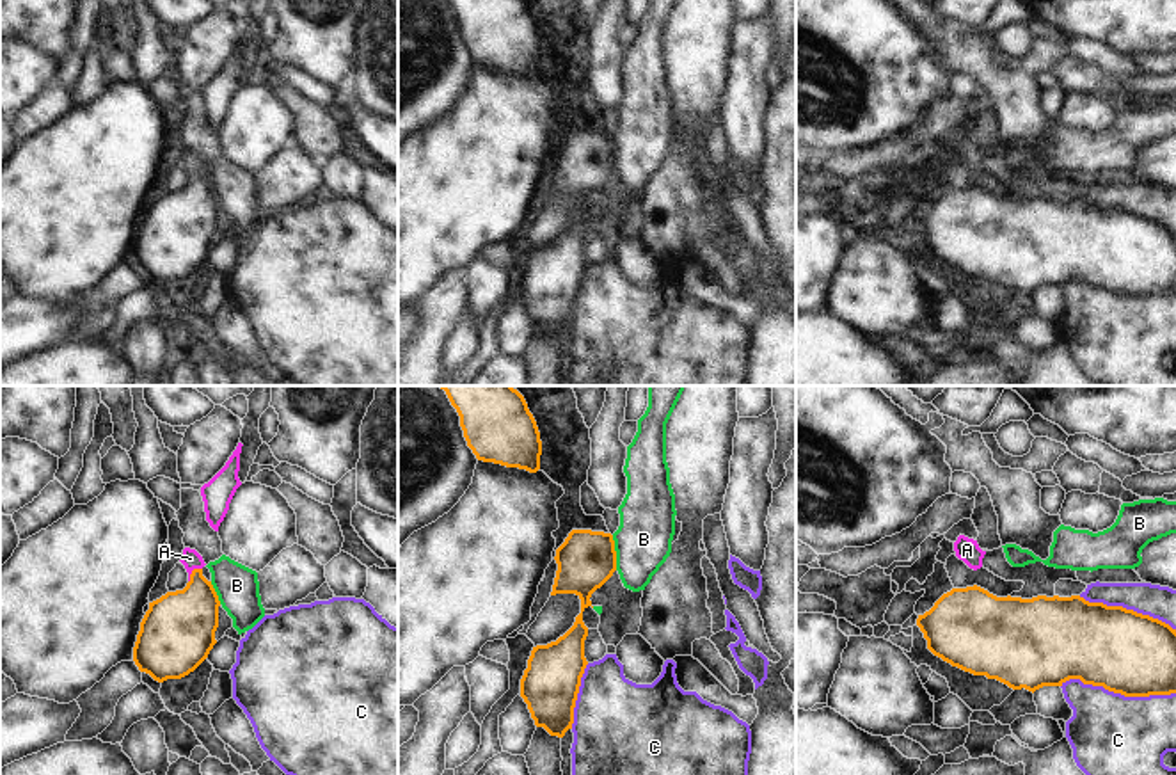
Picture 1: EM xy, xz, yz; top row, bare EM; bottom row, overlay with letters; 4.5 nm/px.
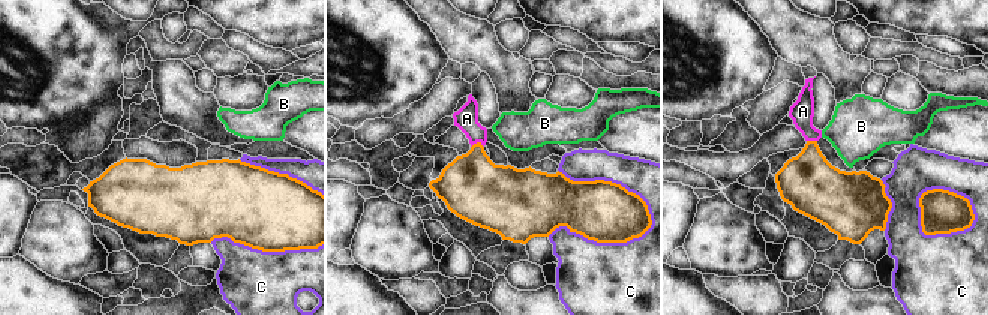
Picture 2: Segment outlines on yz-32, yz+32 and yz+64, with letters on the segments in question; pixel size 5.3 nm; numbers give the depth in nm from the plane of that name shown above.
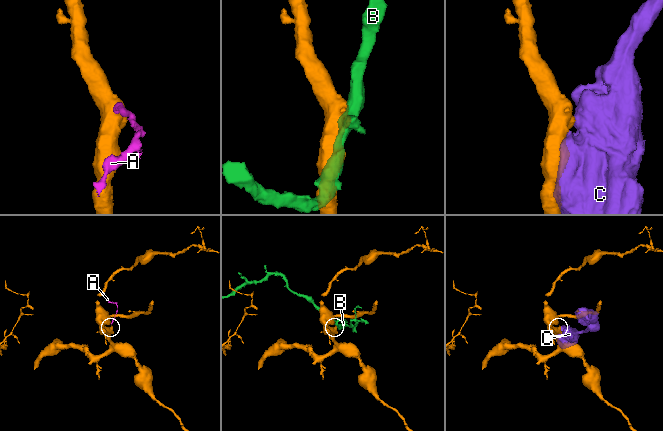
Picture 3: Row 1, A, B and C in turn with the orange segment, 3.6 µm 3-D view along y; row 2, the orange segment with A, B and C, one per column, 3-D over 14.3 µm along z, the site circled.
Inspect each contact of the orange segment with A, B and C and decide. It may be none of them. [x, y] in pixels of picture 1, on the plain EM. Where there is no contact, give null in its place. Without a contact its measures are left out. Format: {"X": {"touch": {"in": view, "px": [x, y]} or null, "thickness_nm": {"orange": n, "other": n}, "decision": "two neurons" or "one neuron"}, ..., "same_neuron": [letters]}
{"A": {"touch": {"in": "xy", "px": [192, 175]}, "thickness_nm": {"orange": 320, "other": 90}, "decision": "one neuron"}, "B": {"touch": {"in": "xz", "px": [615, 155]}, "thickness_nm": {"orange": 260, "other": 260}, "decision": "two neurons"}, "C": {"touch": {"in": "yz", "px": [1118, 294]}, "thickness_nm": {"orange": 380, "other": 400}, "decision": "two neurons"}, "same_neuron": ["A"]}

